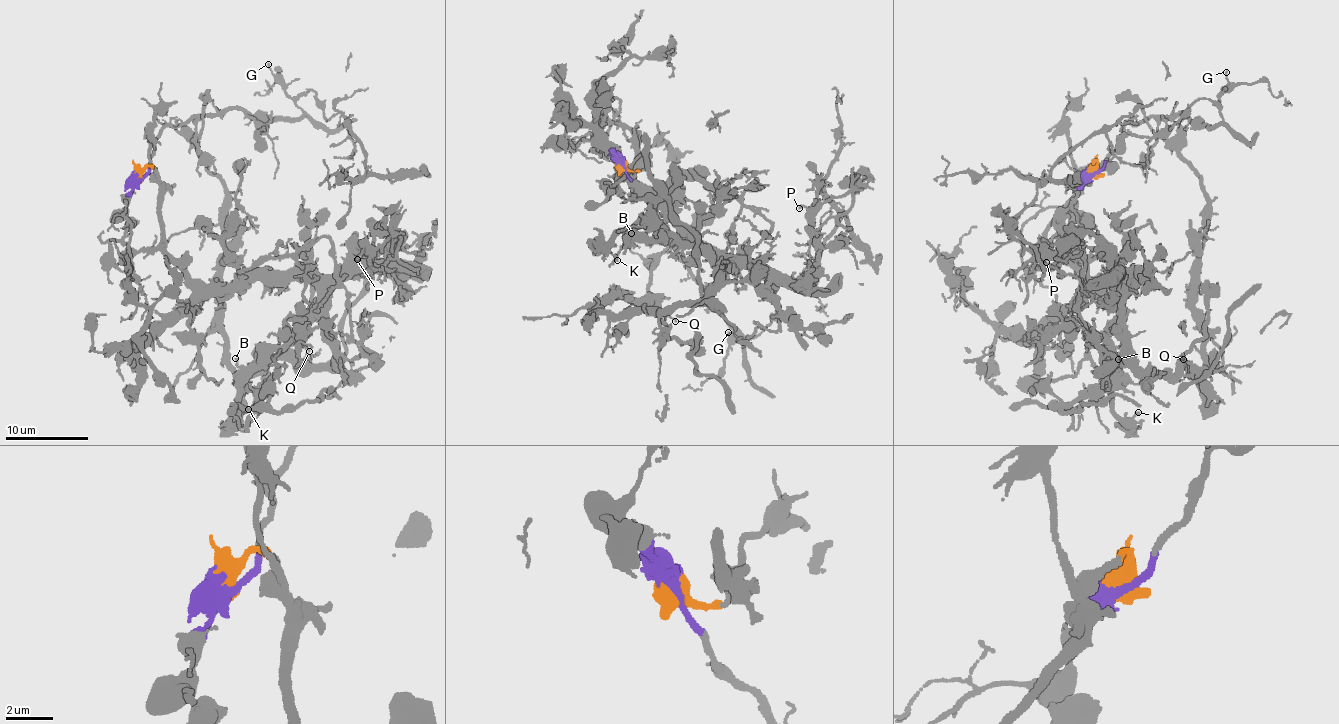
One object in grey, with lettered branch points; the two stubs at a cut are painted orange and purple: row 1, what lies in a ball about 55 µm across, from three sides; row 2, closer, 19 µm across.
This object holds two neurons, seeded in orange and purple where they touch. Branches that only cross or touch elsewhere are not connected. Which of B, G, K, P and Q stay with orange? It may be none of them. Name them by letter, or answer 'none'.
B, K, P, Q

